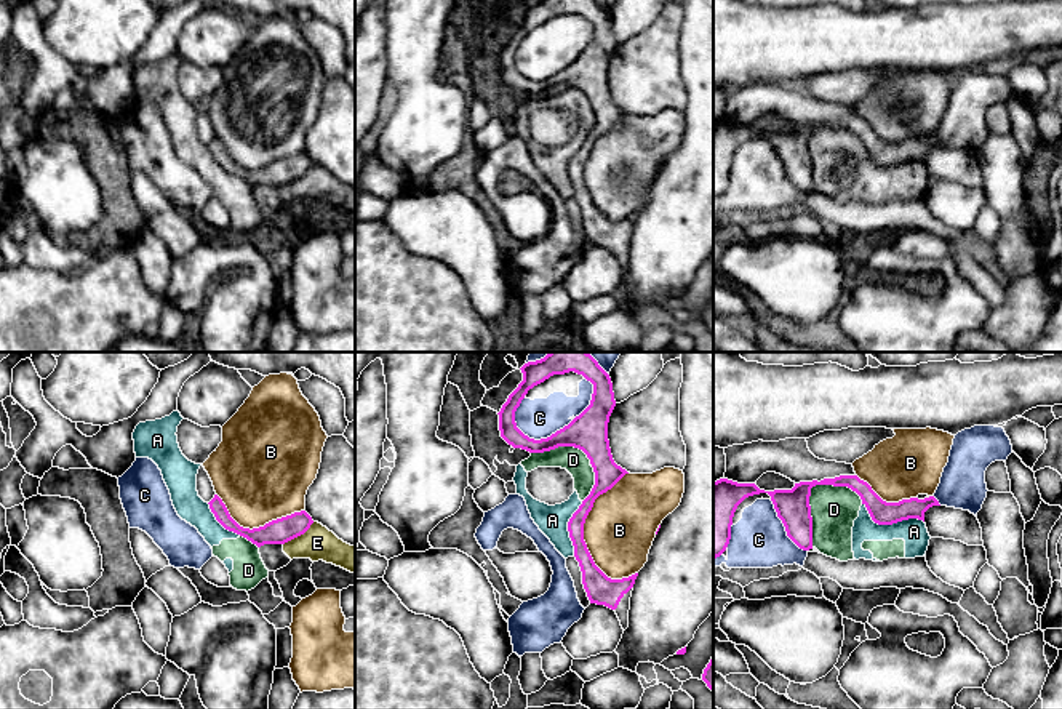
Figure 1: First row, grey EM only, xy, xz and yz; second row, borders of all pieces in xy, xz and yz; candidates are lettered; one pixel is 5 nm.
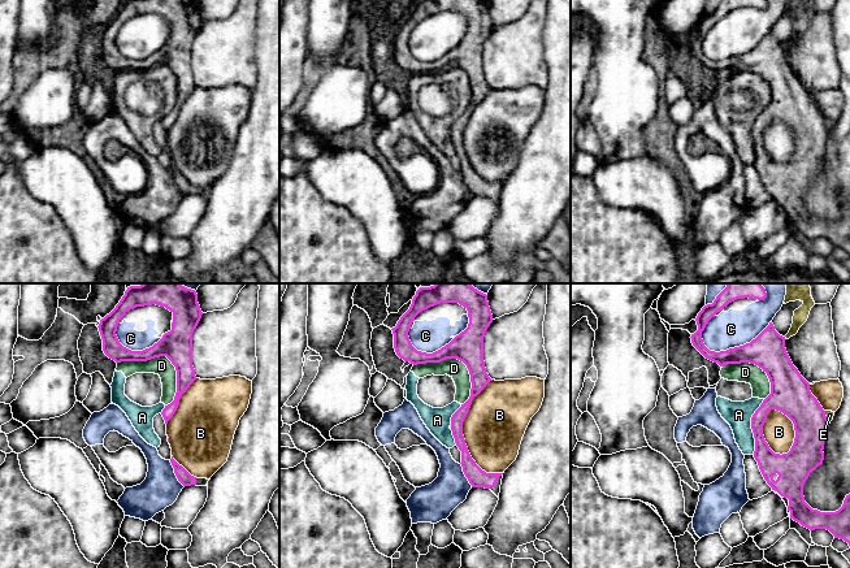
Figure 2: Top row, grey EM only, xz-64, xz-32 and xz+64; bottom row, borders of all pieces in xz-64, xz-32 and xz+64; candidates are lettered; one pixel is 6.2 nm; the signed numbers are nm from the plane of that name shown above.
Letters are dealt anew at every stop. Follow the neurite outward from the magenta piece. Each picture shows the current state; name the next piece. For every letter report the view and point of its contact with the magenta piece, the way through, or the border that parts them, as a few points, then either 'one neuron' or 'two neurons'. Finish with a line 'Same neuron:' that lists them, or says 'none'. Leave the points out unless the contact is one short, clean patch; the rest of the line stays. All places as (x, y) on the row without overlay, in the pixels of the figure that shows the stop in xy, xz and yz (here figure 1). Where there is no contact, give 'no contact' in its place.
A: meets magenta in yz at (890, 165); two neurons
B: meets magenta in xz at (584, 164); two neurons
C: meets magenta in xz at (563, 69); two neurons
D: meets magenta in yz at (810, 136); two neurons
E: meets magenta in xy at (298, 176); two neurons
Same neuron: none

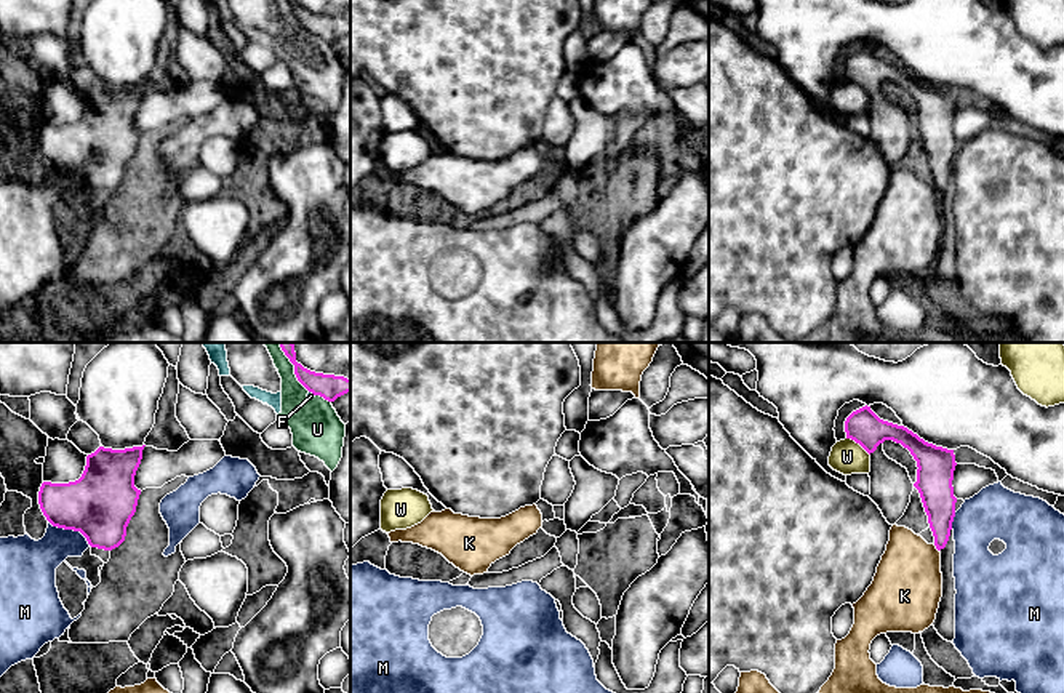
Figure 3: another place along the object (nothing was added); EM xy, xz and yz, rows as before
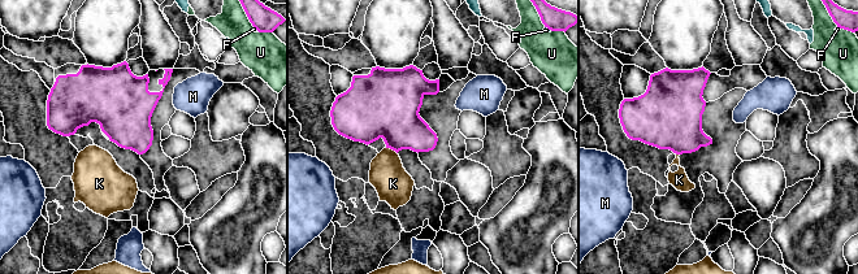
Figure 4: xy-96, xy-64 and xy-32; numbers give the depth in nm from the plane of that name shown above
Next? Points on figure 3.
F: meets magenta in xy at (312, 34); two neurons
K: meets magenta in yz at (936, 189); border along yz (933, 186), (938, 192); two neurons
M: meets magenta in xy at (71, 170); two neurons
U: meets magenta in xy at (295, 15); two neurons
W: meets magenta in yz at (858, 84); border along yz (847, 79), (853, 80), (869, 96); two neurons
Same neuron: none

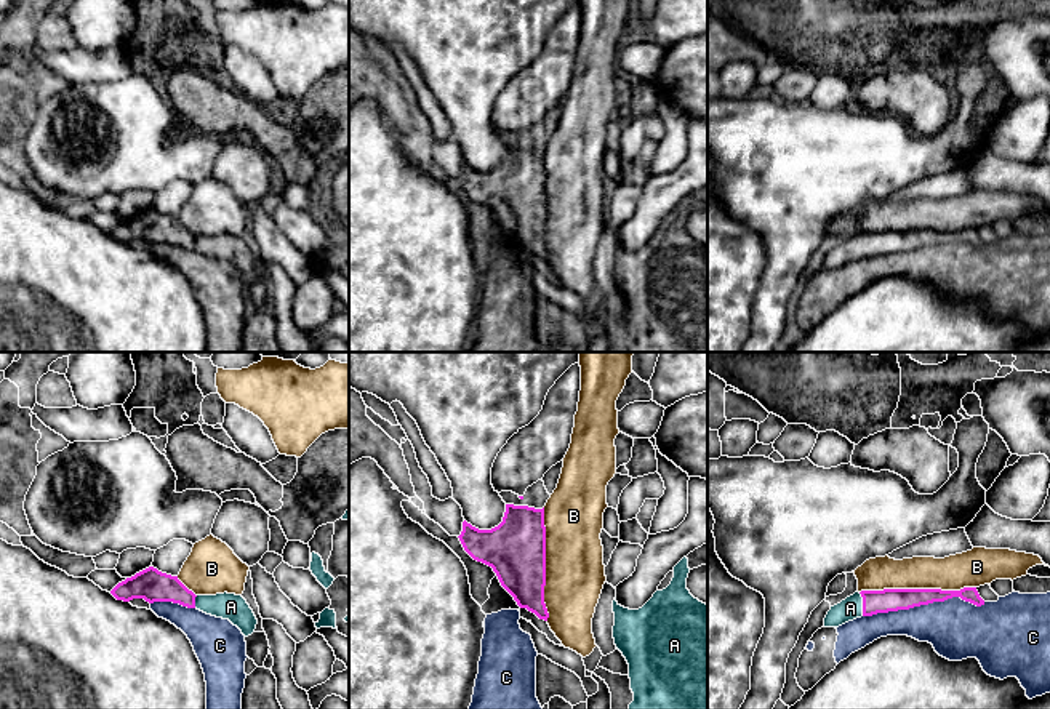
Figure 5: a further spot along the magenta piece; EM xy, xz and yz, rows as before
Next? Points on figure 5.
A: meets magenta in yz at (863, 245); one neuron
B: meets magenta in yz at (917, 231); two neurons
C: meets magenta in yz at (924, 245); two neurons
Same neuron: A

